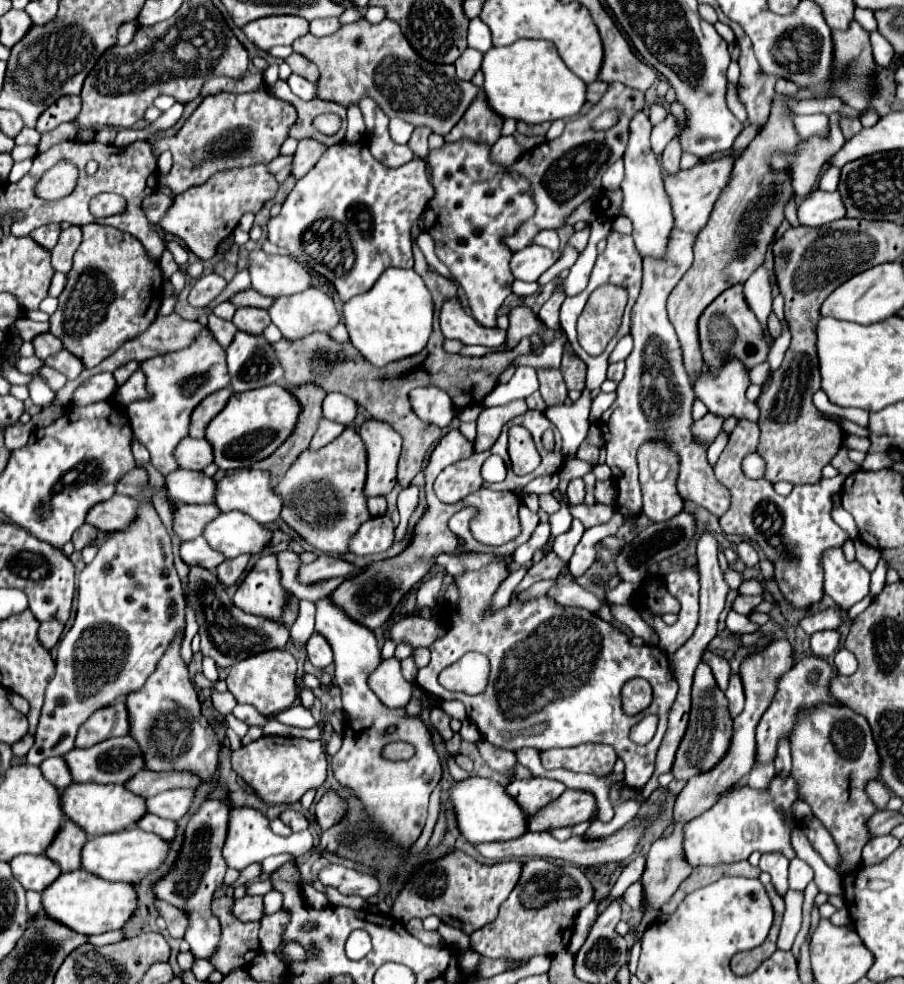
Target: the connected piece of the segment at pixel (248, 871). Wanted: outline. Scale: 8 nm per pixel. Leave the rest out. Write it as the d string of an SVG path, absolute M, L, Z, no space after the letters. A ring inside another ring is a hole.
M254 863L240 871L239 878L233 883L234 888L244 885L262 873L261 864Z

